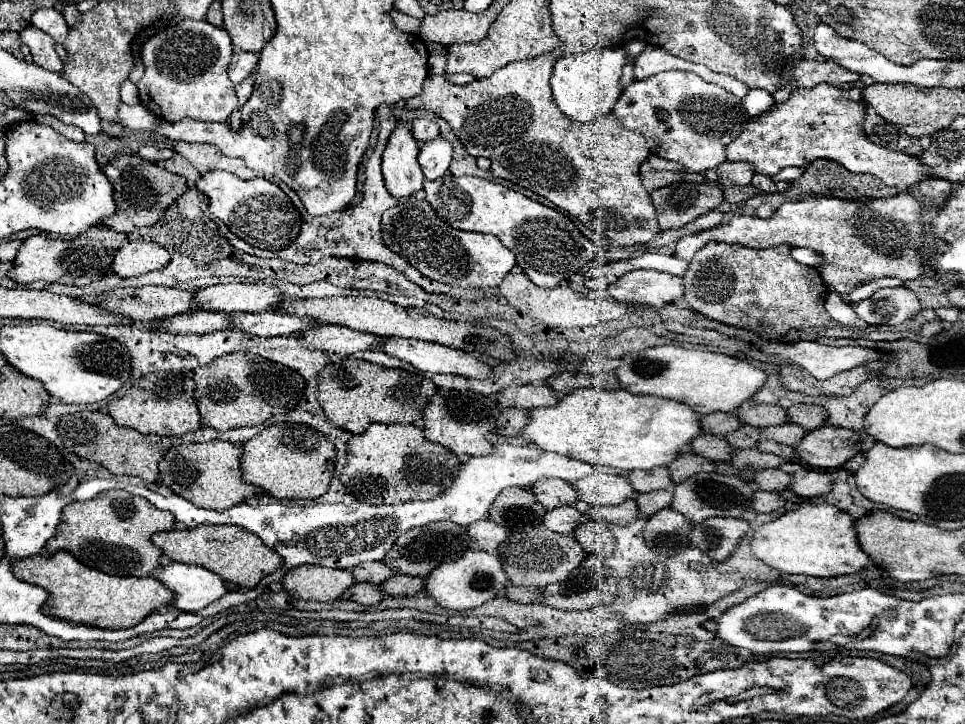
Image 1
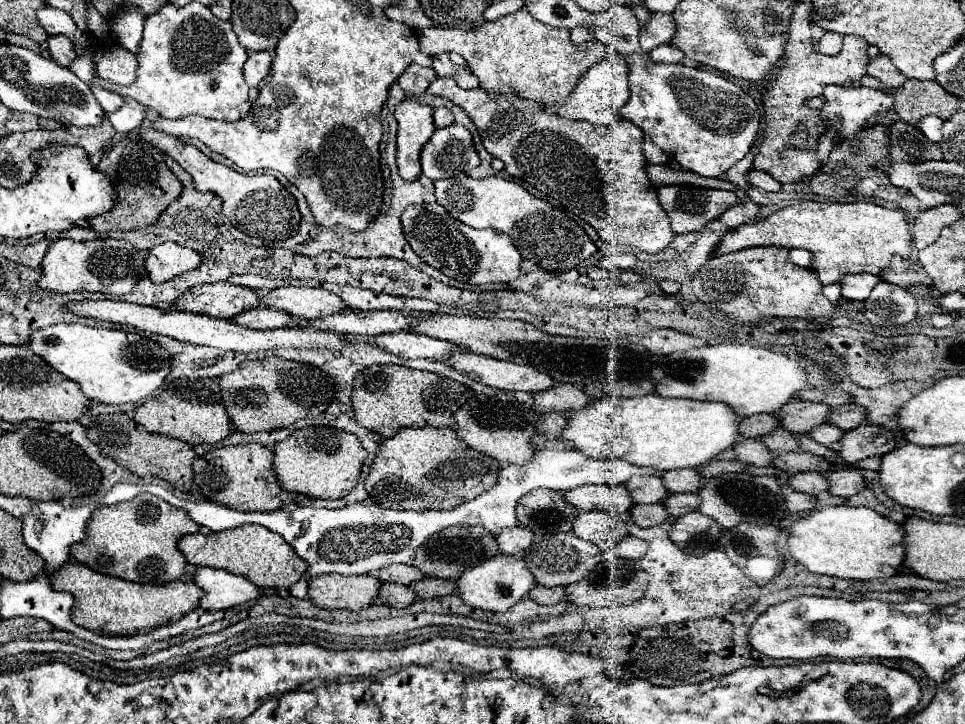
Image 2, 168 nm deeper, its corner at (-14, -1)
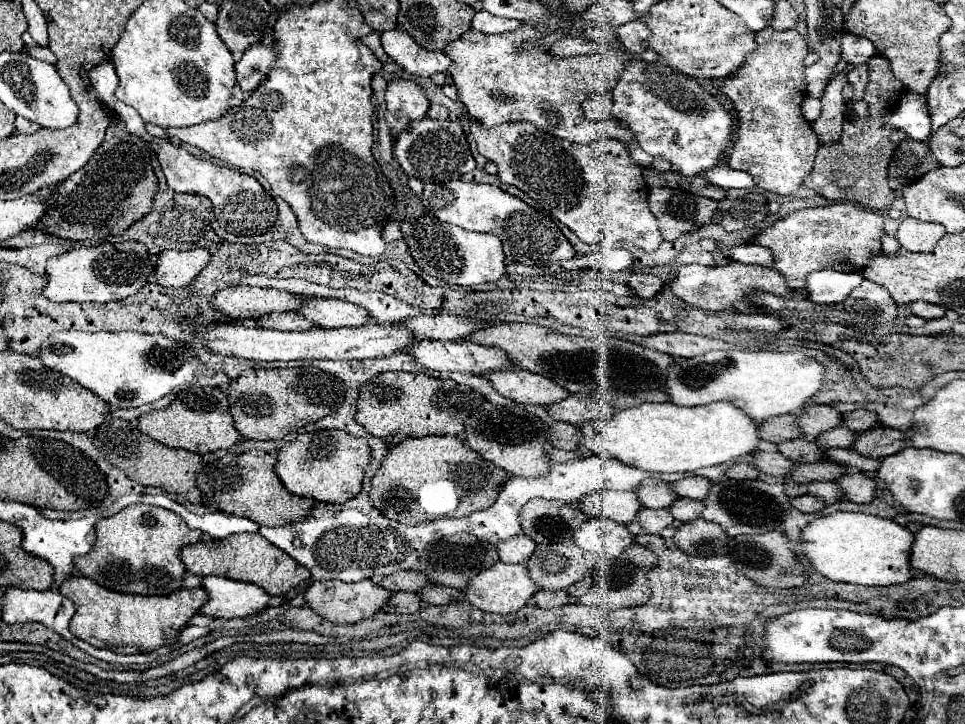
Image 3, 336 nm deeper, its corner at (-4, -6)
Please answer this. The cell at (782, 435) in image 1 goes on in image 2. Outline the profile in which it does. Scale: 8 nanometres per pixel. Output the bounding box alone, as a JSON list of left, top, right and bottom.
[810,424,844,448]

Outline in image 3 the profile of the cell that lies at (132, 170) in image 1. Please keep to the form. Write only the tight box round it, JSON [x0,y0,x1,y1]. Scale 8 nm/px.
[40,121,158,241]

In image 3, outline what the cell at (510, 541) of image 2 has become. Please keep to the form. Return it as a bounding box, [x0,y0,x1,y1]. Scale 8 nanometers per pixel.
[496,535,536,563]

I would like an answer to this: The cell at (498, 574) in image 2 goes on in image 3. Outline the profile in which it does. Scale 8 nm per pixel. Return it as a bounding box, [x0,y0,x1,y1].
[464,561,538,613]

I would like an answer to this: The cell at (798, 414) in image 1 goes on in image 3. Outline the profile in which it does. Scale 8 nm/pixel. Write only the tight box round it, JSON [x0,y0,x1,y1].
[842,409,878,433]

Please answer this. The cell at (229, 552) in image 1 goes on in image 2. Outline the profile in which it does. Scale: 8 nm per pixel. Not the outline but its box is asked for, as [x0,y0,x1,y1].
[178,526,308,588]

